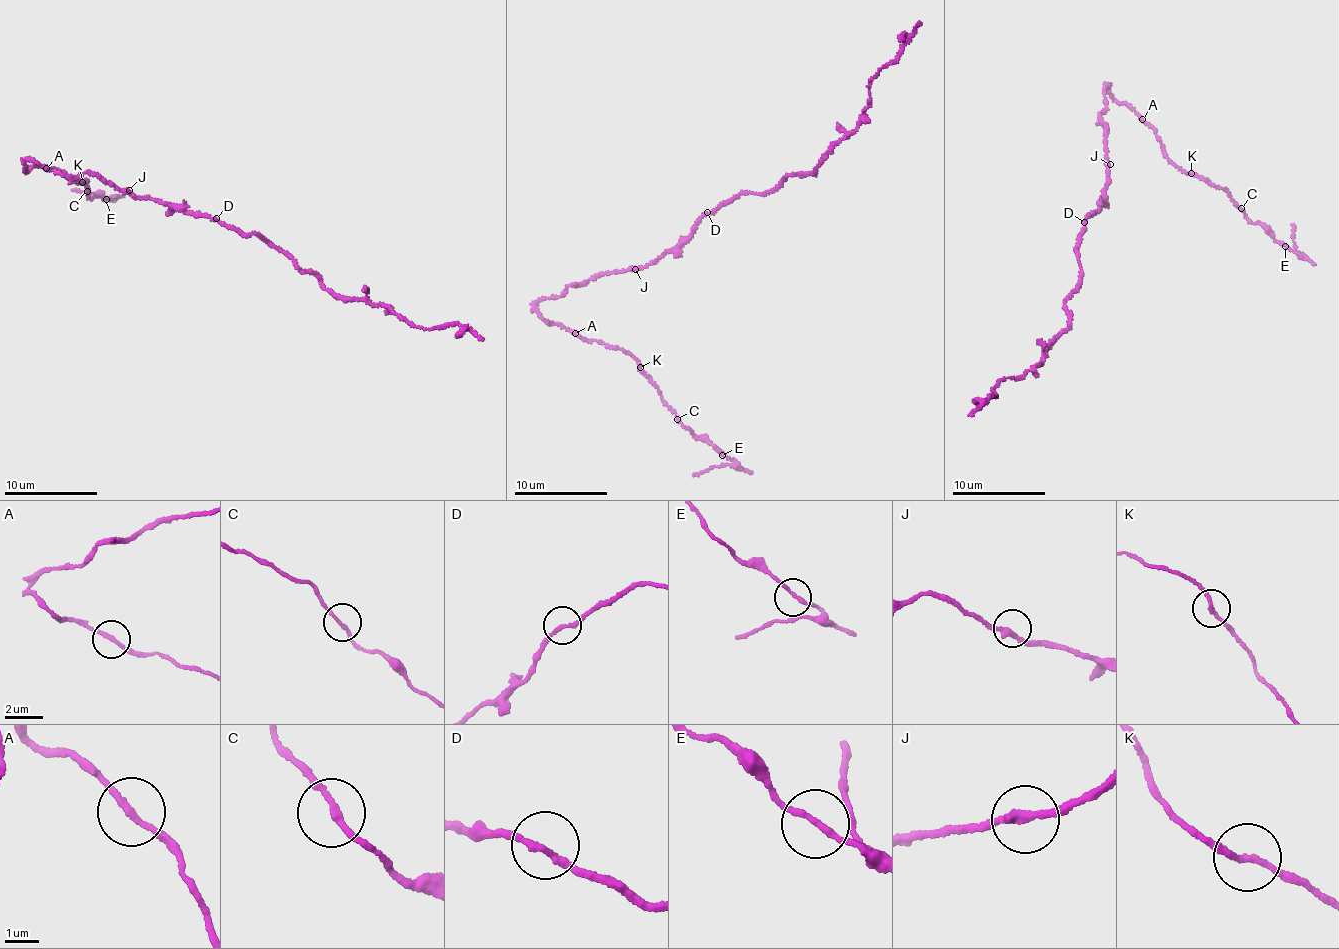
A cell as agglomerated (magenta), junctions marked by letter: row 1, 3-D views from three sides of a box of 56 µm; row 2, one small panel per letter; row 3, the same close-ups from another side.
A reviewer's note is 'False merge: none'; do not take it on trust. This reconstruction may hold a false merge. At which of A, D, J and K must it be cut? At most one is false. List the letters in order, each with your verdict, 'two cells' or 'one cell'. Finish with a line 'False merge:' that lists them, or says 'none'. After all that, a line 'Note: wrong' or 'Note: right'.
A: one cell
D: one cell
J: one cell
K: one cell
False merge: none
Note: right

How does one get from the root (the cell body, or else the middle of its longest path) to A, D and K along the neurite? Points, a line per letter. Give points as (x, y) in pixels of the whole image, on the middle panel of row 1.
A: (634, 268), (607, 273), (572, 284), (565, 293), (536, 304), (538, 314), (547, 322), (560, 323), (575, 333)
D: (634, 268), (646, 266), (673, 252), (687, 239), (707, 212)
K: (634, 268), (572, 284), (534, 308), (547, 322), (622, 348), (640, 368)

